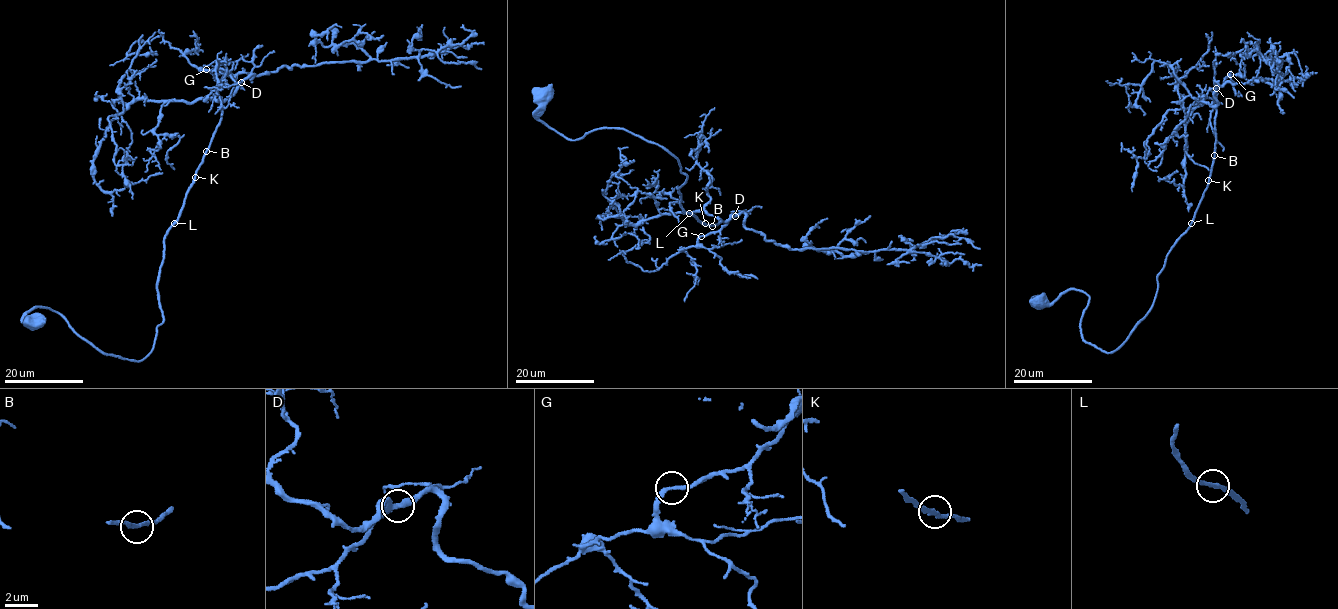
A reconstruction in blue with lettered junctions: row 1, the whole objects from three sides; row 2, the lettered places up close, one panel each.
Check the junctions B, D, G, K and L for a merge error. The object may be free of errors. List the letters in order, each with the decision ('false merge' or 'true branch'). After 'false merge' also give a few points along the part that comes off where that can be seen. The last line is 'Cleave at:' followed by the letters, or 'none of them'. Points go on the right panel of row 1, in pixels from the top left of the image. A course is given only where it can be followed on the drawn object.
B: true branch
D: true branch
G: true branch
K: true branch
L: true branch
Cleave at: none of them

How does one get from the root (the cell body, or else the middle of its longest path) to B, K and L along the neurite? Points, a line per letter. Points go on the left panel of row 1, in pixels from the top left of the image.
B: (33, 323), (28, 311), (50, 308), (105, 353), (145, 358), (163, 321), (157, 280), (164, 237), (206, 151)
K: (33, 323), (28, 311), (50, 308), (105, 353), (145, 358), (163, 321), (157, 280), (164, 237), (195, 177)
L: (33, 323), (28, 311), (50, 308), (105, 353), (142, 360), (163, 321), (157, 280), (164, 237), (174, 223)

